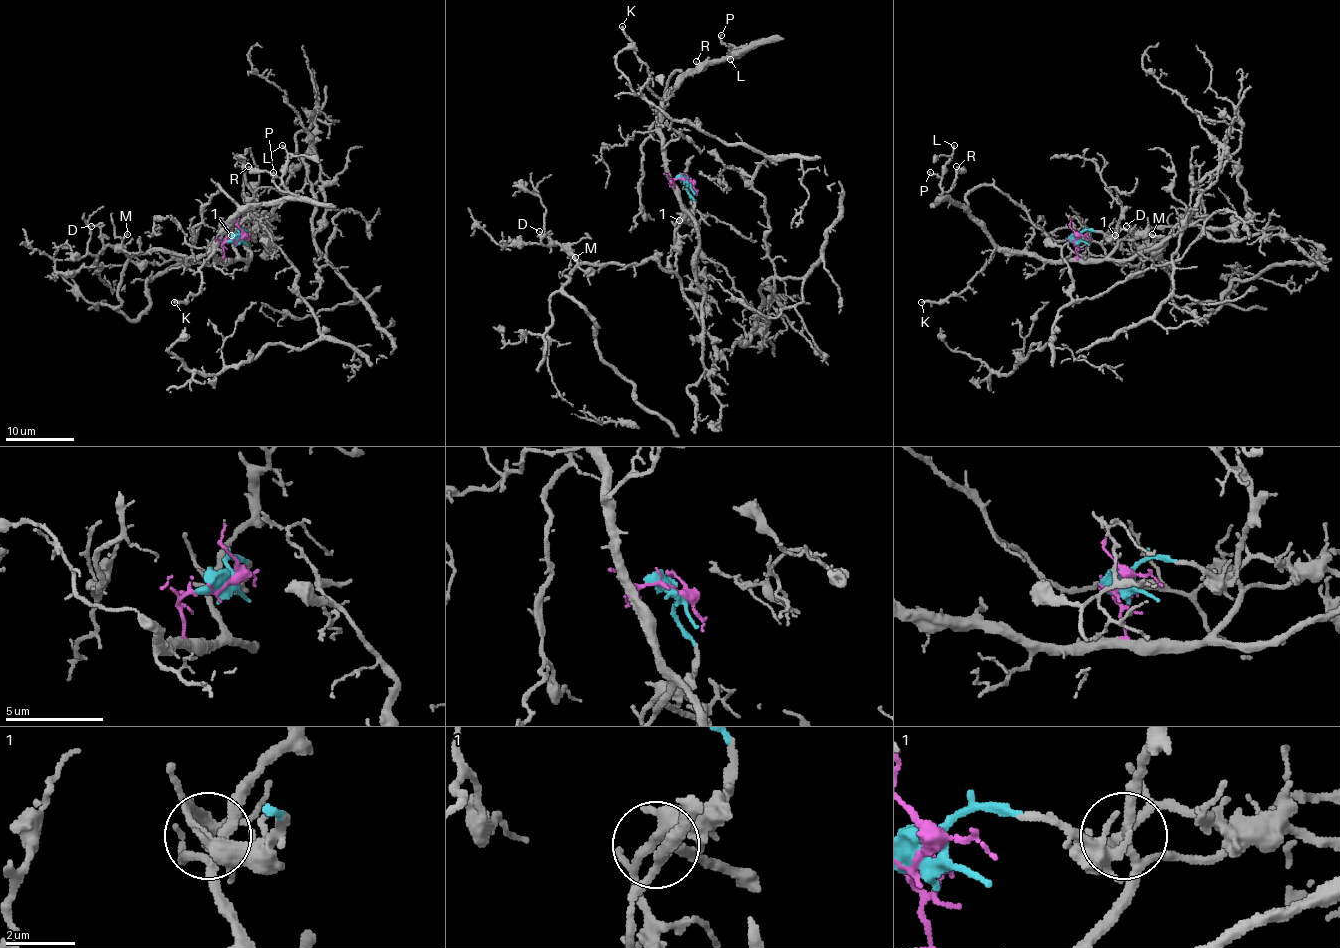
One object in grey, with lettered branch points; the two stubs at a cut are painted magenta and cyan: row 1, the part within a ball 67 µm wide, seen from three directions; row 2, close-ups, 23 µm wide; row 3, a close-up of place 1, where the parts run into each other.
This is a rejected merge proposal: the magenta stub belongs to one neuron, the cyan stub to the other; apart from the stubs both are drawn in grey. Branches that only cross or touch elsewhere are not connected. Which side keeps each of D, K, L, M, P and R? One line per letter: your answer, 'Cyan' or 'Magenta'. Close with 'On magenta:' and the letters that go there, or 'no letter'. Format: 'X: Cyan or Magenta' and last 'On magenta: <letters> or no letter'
D: Cyan
K: Magenta
L: Magenta
M: Cyan
P: Magenta
R: Magenta
On magenta: K, L, P, R

